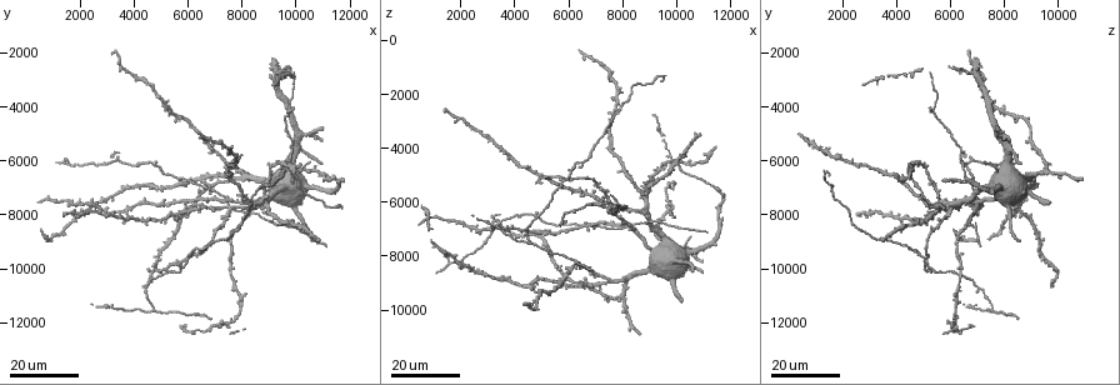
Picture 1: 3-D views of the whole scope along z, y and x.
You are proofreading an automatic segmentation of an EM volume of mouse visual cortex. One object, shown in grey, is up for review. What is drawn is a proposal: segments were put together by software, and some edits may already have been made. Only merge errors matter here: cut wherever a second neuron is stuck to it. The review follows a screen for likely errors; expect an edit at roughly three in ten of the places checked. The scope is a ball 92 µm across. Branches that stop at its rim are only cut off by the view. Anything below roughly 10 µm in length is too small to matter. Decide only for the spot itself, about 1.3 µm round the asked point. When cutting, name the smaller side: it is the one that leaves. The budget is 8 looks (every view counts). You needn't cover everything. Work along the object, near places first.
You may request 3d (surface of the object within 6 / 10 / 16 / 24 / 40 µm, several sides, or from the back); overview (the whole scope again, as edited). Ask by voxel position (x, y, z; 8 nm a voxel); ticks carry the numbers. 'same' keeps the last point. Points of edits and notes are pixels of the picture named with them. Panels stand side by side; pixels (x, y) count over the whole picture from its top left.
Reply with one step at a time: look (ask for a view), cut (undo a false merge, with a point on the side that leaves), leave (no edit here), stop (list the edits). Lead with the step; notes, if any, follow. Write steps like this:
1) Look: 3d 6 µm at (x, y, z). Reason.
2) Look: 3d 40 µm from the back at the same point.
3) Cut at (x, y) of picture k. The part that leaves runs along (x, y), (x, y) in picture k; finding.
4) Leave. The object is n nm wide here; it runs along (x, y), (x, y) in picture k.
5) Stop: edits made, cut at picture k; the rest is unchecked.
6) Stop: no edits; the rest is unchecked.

Look: 3d 16 µm at (4400, 6100, 6400). Sudden change in width.

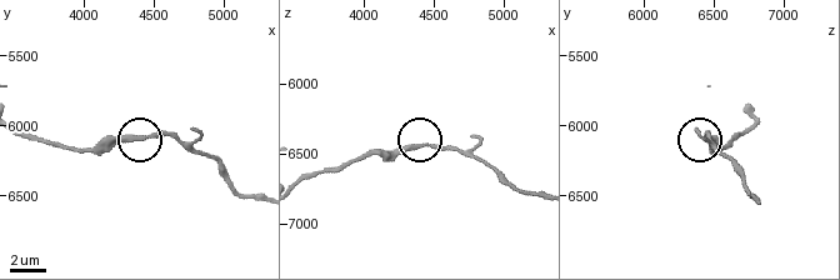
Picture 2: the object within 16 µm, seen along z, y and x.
Look: 3d 10 µm at (4300, 6080, 6440).

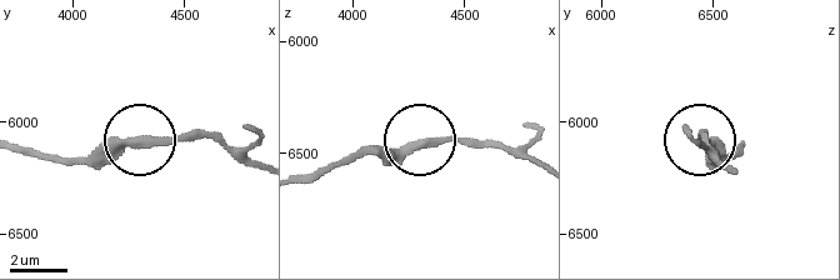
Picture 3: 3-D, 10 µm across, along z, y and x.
Leave. It runs along (539, 166), (489, 144), (445, 138), (355, 151) in picture 3; one neuron here.

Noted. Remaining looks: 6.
Look: 3d 16 µm at (5900, 9700, 5000). Four or more arms meet.

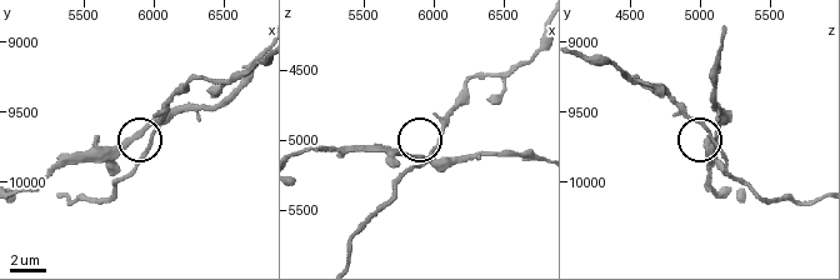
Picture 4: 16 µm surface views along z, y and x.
Look: 3d 10 µm at (5980, 9680, 5080). Closer look.

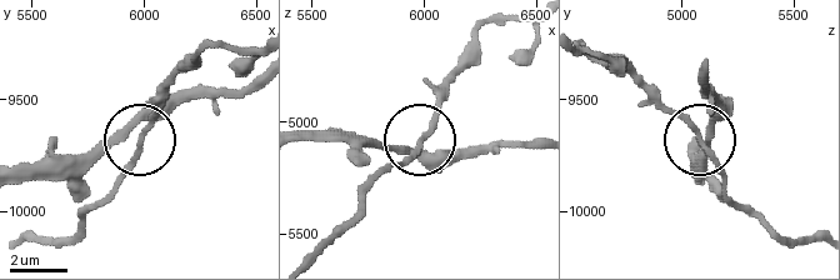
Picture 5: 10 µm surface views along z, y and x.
Leave. The object is 210 nm wide here; it runs along (708, 66), (701, 139), (741, 208) in picture 5; continuous, no second neuron.

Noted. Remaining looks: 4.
Look: 3d 24 µm at (4700, 11500, 7600). Three arms meet.

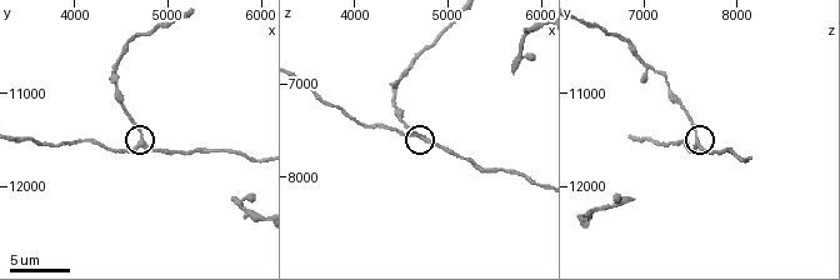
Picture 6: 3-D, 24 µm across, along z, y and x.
Look: 3d 6 µm at (4750, 11550, 7600).

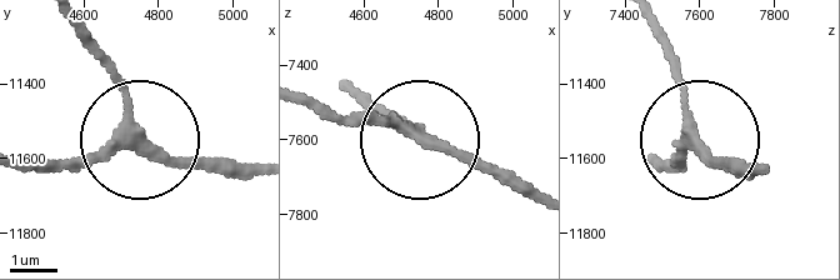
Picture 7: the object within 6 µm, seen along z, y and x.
Leave. The side arm is 21 µm long; 3 arms meet here; continuous, no second neuron.

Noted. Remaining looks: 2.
Look: 3d 24 µm at (9700, 4100, 5400). Four-way junction.

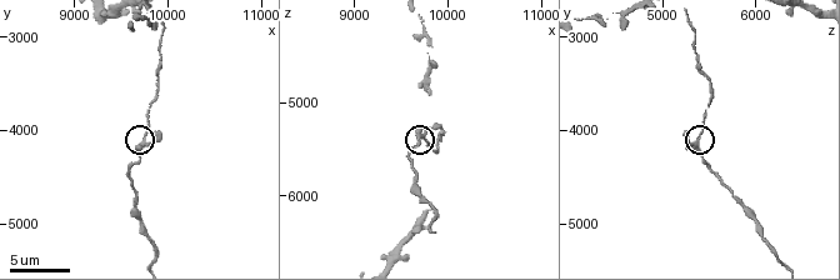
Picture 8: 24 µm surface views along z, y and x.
Look: 3d 6 µm at (9750, 4150, 5350). Closer look.

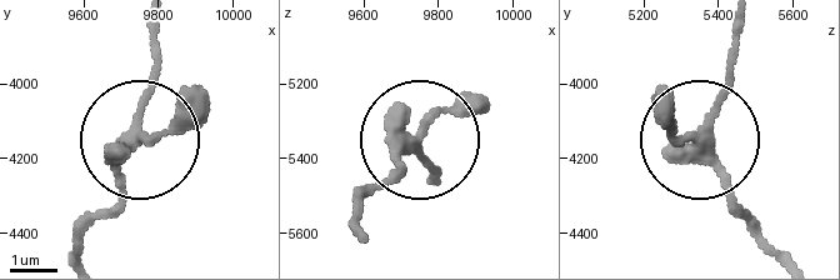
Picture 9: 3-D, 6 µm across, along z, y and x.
Leave. The object is 250 nm wide here; it runs along (780, 255), (700, 135), (733, 64), (733, 33) in picture 9; one neuron here.

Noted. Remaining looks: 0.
Stop: no edits; the rest is unchecked.

